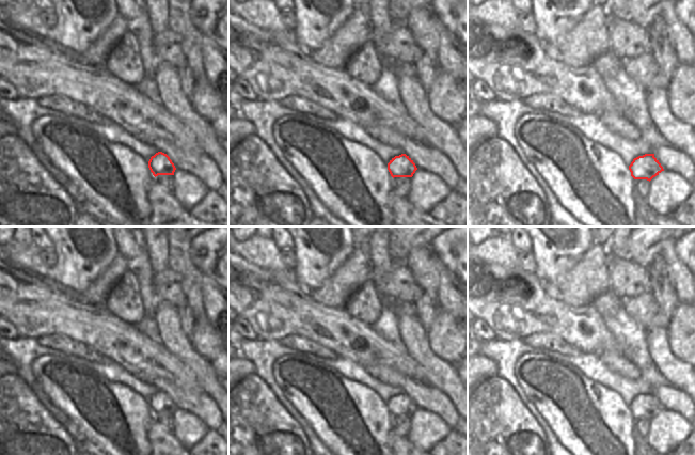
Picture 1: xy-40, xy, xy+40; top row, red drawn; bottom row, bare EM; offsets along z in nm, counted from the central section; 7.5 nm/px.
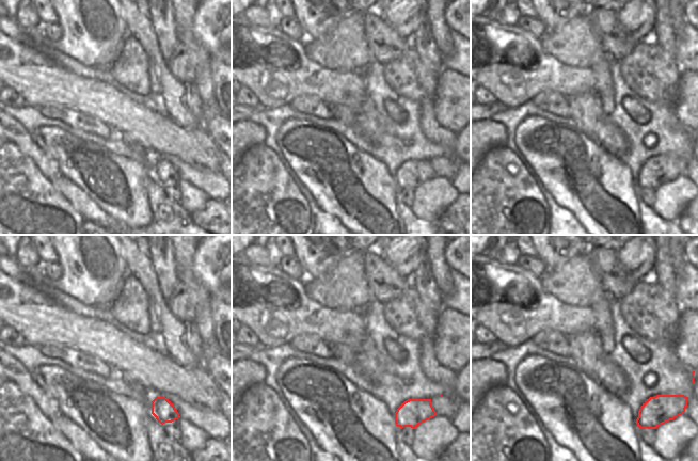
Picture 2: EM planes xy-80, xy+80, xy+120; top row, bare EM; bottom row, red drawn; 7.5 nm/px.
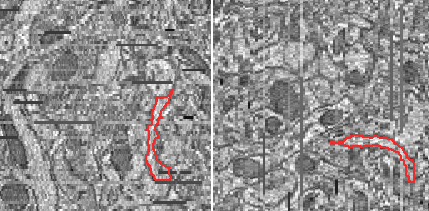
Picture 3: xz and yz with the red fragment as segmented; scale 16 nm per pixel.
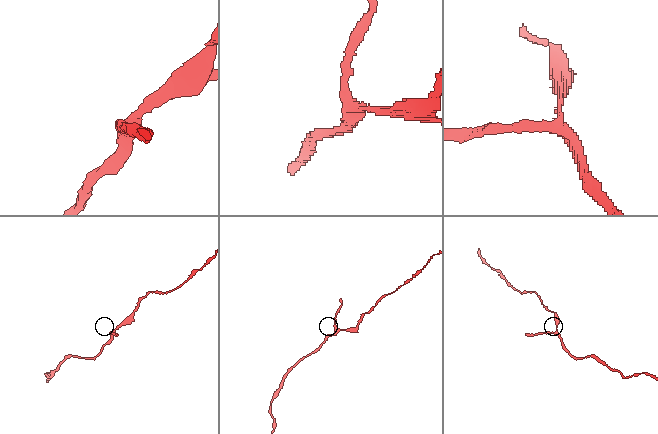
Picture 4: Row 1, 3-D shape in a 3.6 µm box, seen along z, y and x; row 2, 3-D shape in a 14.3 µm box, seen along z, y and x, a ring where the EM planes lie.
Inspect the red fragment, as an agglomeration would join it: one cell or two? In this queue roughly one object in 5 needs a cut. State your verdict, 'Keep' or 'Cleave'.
Keep.

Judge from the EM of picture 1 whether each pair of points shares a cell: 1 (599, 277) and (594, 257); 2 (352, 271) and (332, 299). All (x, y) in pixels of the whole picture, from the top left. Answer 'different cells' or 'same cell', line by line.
1: same cell
2: same cell

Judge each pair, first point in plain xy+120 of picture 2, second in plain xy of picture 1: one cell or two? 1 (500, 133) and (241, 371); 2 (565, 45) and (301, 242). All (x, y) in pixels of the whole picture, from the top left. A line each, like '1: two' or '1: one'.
1: one
2: two

